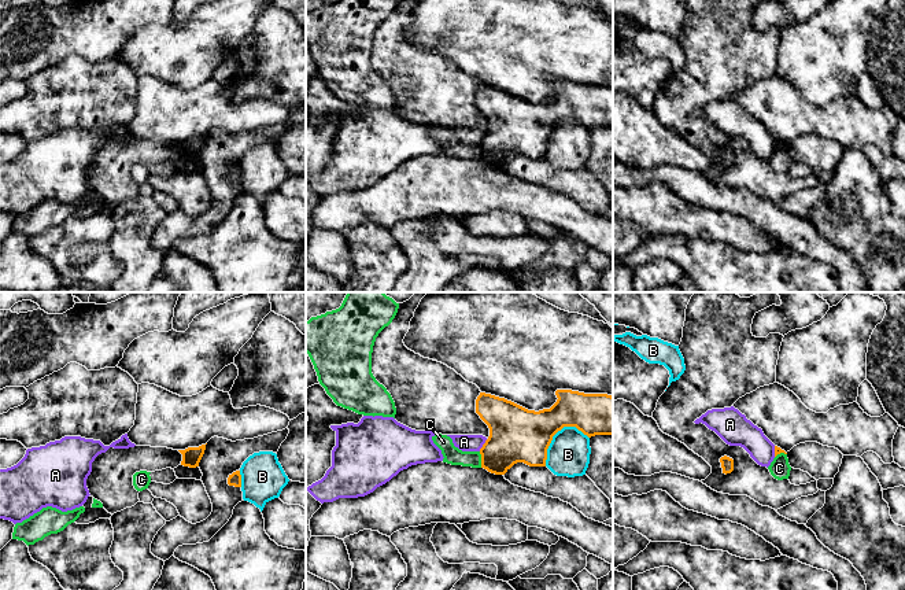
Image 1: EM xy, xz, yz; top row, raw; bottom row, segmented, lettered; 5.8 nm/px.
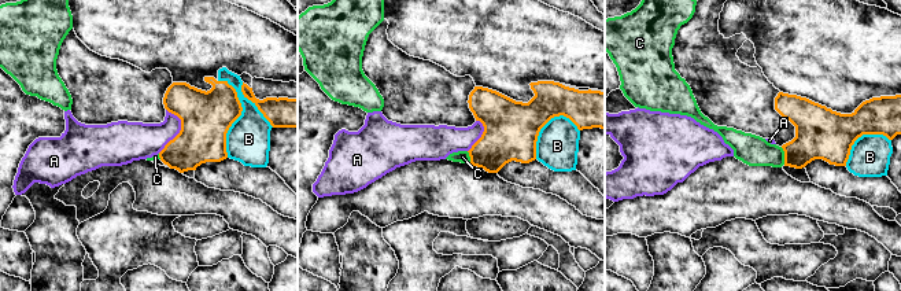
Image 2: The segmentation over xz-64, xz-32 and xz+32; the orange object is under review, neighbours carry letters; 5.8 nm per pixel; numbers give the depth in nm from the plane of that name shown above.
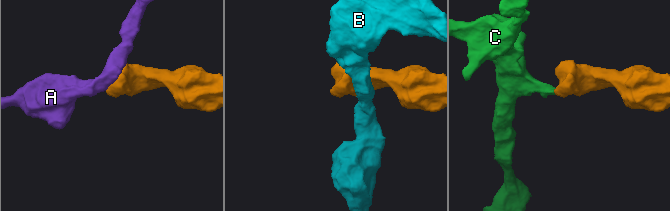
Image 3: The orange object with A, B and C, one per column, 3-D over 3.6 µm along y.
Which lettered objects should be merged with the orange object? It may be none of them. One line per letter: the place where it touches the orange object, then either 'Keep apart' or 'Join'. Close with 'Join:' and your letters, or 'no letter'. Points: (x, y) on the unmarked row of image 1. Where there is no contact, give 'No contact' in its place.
A: Touches orange at xz (483, 137). Keep apart
B: Touches orange at xz (556, 125). Keep apart
C: Touches orange at xz (481, 152). Keep apart
Join: no letter

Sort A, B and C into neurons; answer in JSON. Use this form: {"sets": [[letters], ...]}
{"sets": [["A"], ["B"], ["C"]]}

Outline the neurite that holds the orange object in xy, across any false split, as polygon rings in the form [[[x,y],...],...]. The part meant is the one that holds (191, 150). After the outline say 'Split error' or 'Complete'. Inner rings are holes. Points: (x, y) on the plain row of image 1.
[[[202,137],[199,140],[188,140],[185,143],[178,143],[182,147],[181,158],[196,161],[199,159],[199,155],[204,147],[206,137]]]. Complete

